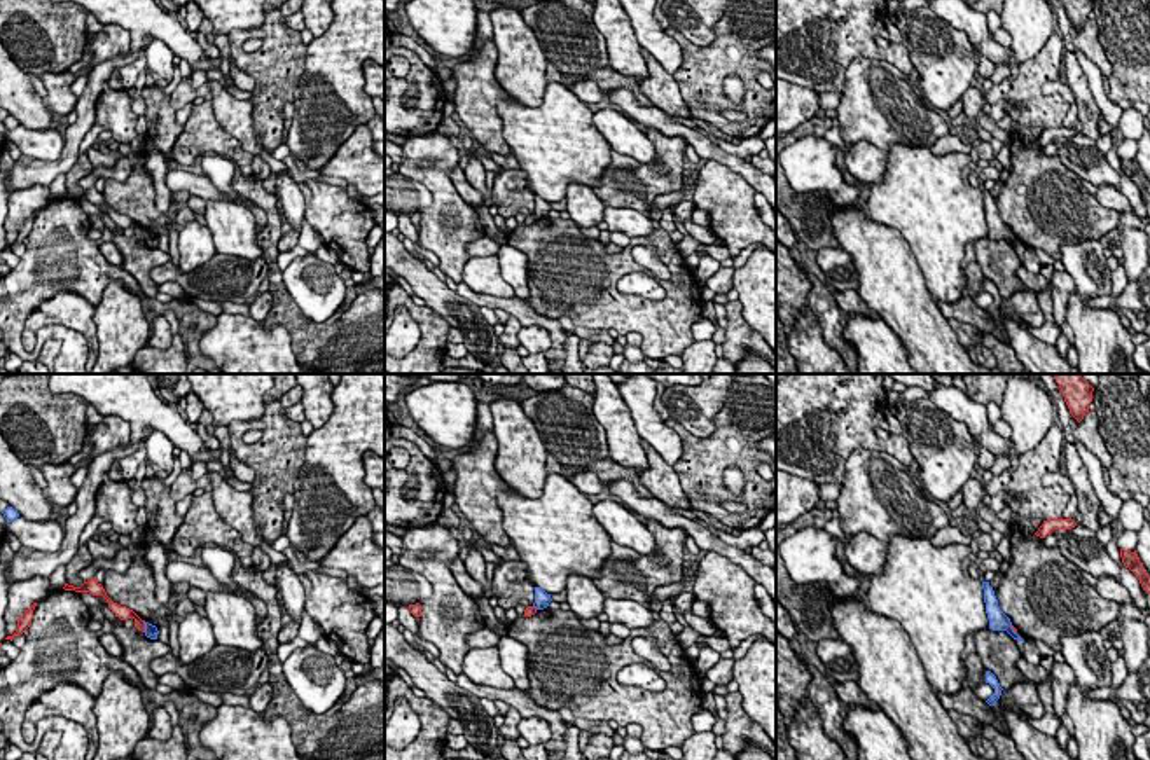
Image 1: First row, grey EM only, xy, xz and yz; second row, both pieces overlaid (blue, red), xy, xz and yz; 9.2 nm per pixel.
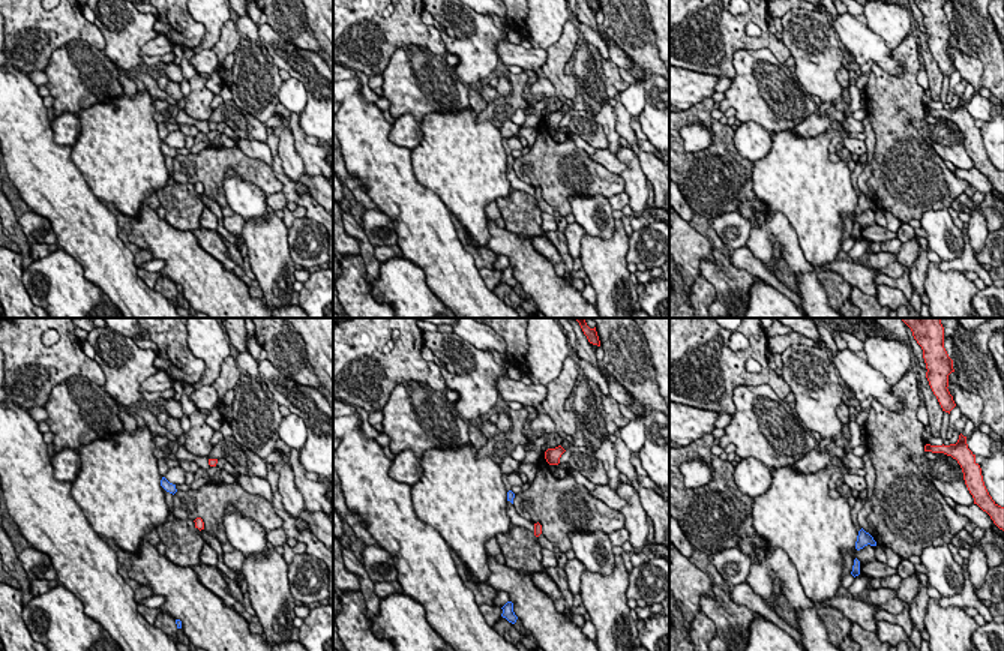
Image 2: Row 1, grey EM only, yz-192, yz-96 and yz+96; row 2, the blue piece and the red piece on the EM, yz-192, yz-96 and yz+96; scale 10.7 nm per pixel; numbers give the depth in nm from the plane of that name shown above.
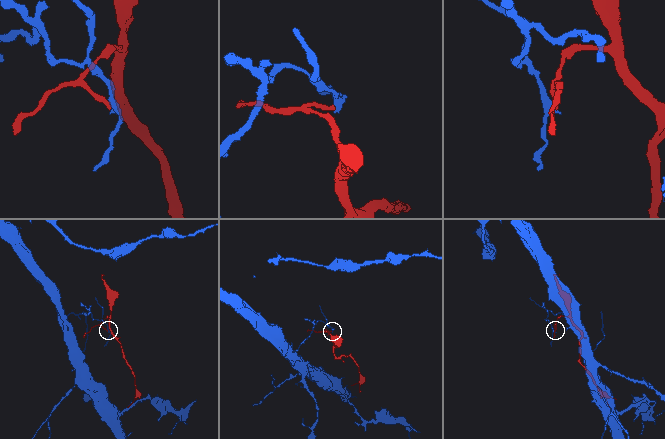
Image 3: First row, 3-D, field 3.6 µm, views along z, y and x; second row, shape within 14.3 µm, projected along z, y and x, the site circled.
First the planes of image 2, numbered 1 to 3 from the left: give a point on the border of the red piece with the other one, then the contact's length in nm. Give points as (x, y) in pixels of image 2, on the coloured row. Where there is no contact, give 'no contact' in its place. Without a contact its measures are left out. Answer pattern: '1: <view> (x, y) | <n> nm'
1: no contact
2: no contact
3: no contact

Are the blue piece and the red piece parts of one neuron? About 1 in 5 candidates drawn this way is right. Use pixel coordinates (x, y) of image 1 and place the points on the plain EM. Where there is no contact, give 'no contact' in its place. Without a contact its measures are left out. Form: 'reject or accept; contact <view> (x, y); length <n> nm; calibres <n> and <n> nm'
reject; contact xy (145, 236); length 100 nm; calibres 130 and 120 nm

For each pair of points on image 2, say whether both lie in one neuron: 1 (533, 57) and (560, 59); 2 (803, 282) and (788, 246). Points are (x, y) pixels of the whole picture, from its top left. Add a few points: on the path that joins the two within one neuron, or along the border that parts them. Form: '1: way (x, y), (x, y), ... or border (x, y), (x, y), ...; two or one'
1: border (547, 50), (547, 59), (538, 71); two
2: way (803, 273), (793, 255); one

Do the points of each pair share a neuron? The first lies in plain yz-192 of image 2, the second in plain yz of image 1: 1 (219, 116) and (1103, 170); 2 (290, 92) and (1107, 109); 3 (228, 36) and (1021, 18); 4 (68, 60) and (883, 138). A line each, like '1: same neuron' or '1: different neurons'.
1: same neuron
2: different neurons
3: different neurons
4: same neuron

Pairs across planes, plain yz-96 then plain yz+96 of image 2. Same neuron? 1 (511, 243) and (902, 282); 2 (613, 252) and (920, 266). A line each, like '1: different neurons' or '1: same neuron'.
1: different neurons
2: different neurons

